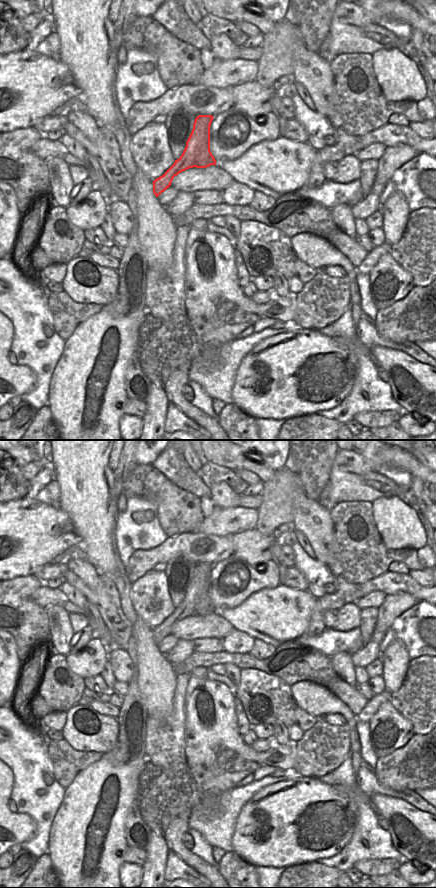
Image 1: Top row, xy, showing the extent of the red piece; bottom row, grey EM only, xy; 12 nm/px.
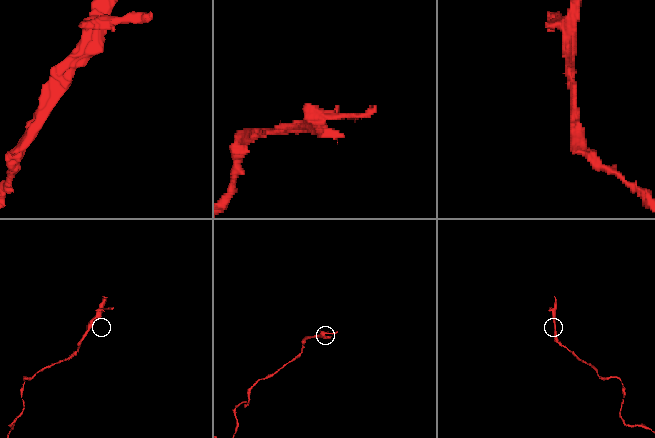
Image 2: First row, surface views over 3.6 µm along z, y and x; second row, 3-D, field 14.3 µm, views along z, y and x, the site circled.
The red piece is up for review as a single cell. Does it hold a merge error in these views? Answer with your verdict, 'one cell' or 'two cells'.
two cells

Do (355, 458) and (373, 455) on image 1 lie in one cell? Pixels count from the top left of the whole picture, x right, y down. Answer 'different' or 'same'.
different

